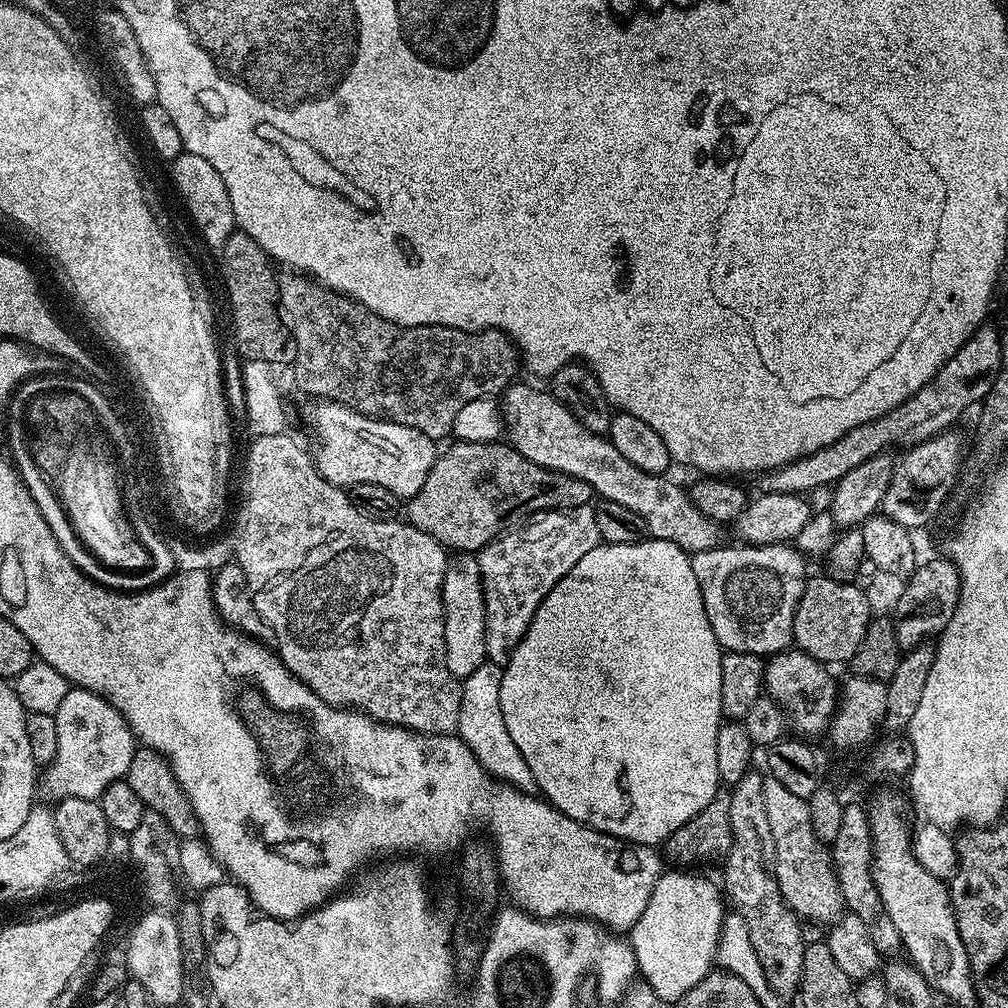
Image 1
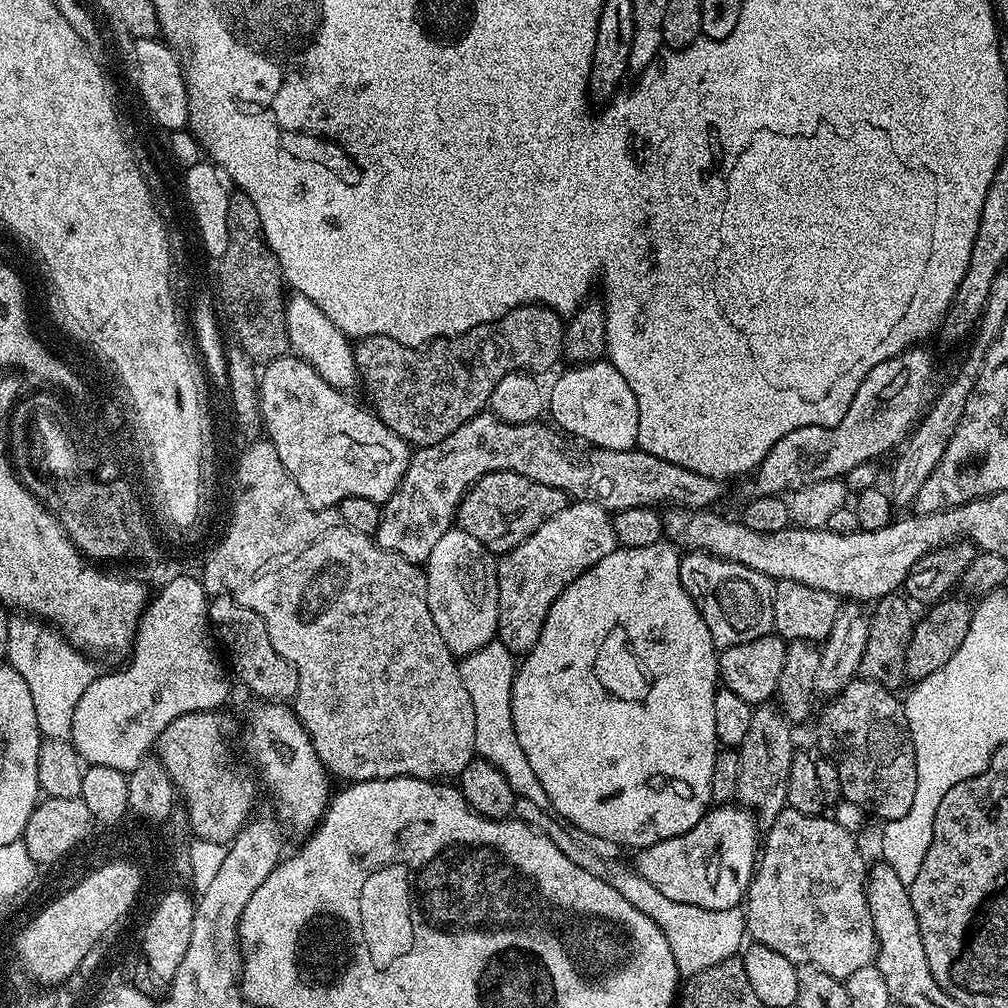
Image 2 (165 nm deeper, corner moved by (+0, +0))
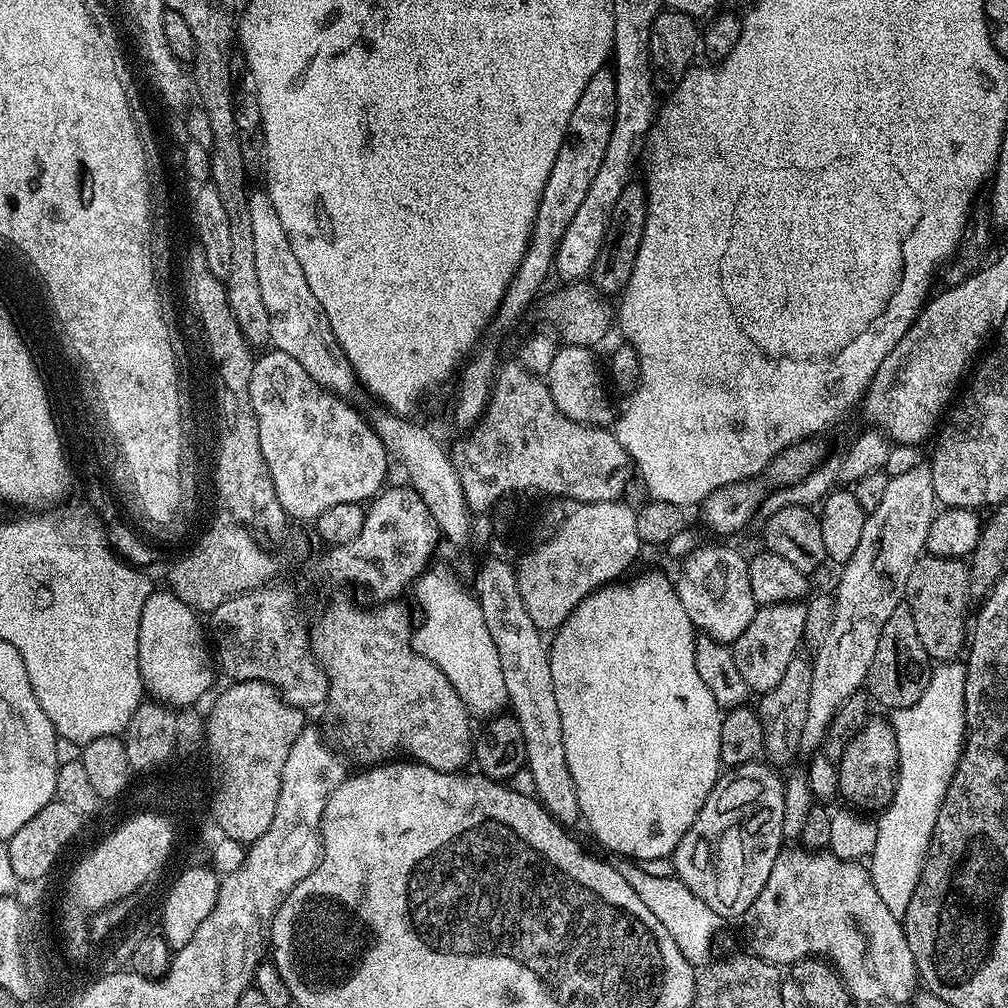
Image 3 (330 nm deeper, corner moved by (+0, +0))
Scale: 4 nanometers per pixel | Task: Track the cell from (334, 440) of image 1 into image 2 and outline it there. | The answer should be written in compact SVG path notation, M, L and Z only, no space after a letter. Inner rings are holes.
M289 354L278 358L274 362L270 362L259 373L259 407L260 419L263 427L266 429L267 439L272 441L274 450L278 450L278 458L282 458L282 464L286 466L288 473L294 478L294 482L298 482L298 488L302 490L304 497L308 499L308 504L312 508L336 508L346 498L370 498L376 504L383 505L384 501L388 500L394 494L394 490L402 482L402 478L408 469L410 459L410 445L408 441L401 438L398 434L394 434L394 430L390 430L376 416L376 413L369 410L367 407L359 408L354 401L351 400L351 395L345 394L341 389L330 386L330 382L326 382L312 369L305 360L300 359L295 354Z

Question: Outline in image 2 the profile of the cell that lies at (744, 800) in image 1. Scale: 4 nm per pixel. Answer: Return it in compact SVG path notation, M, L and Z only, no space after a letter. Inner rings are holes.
M765 702L753 707L750 727L746 738L738 746L738 786L736 800L753 813L761 825L767 826L786 807L786 786L790 776L790 762L794 755L792 748L793 725L785 718L775 703Z

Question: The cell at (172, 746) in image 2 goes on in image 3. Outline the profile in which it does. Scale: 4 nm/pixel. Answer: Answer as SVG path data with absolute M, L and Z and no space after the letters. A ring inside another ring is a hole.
M257 680L234 682L224 693L215 697L217 701L215 716L209 723L209 740L211 740L213 759L222 766L219 796L216 796L216 816L224 830L229 832L232 844L247 846L253 844L274 818L274 806L278 806L278 790L282 786L282 766L286 766L286 758L290 754L290 746L294 746L294 738L302 734L306 727L305 713L299 708L284 703L280 693L269 684Z

